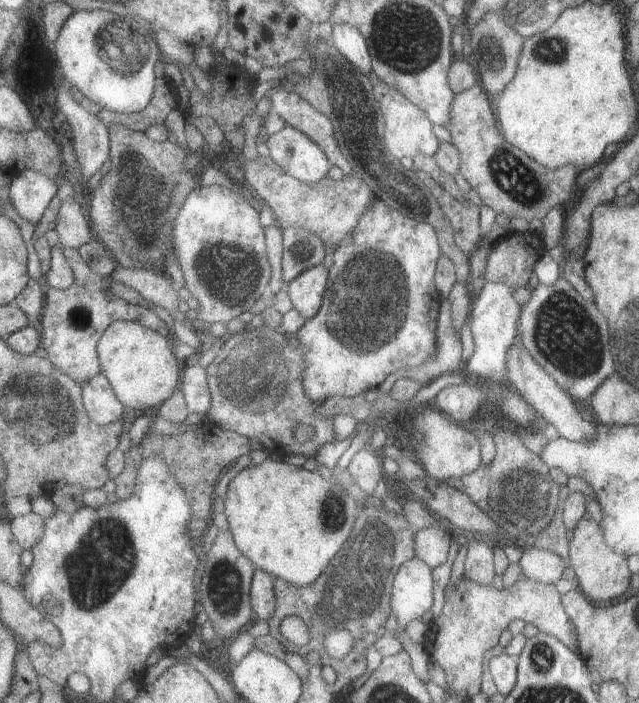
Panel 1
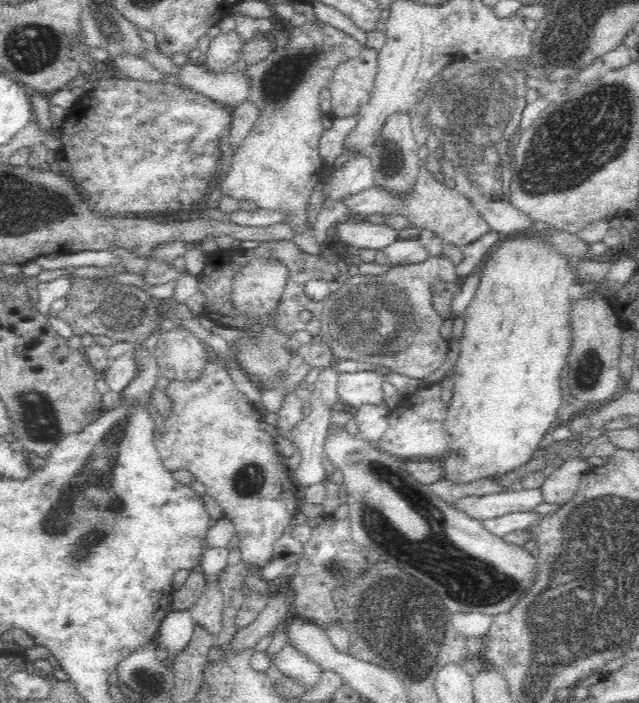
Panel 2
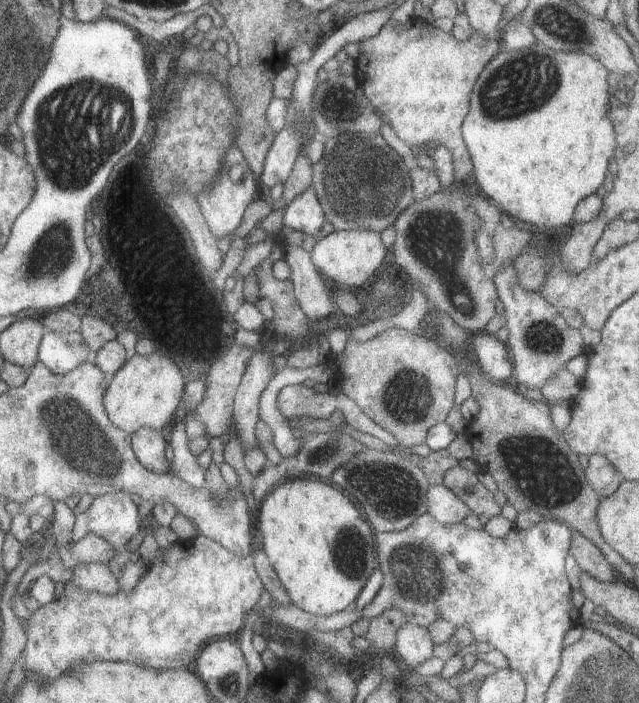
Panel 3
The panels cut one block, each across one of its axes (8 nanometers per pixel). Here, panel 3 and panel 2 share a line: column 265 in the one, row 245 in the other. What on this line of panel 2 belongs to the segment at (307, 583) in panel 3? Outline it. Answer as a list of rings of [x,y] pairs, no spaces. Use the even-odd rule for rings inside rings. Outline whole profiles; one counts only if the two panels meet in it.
[[[504,240],[482,268],[482,282],[464,314],[466,326],[460,342],[460,358],[456,368],[452,368],[454,396],[442,420],[442,434],[448,444],[442,458],[442,472],[444,478],[456,486],[466,486],[482,478],[500,480],[504,474],[520,472],[524,464],[542,452],[538,444],[546,432],[554,430],[562,406],[560,376],[572,346],[568,308],[572,292],[576,290],[572,284],[574,268],[548,240]]]

